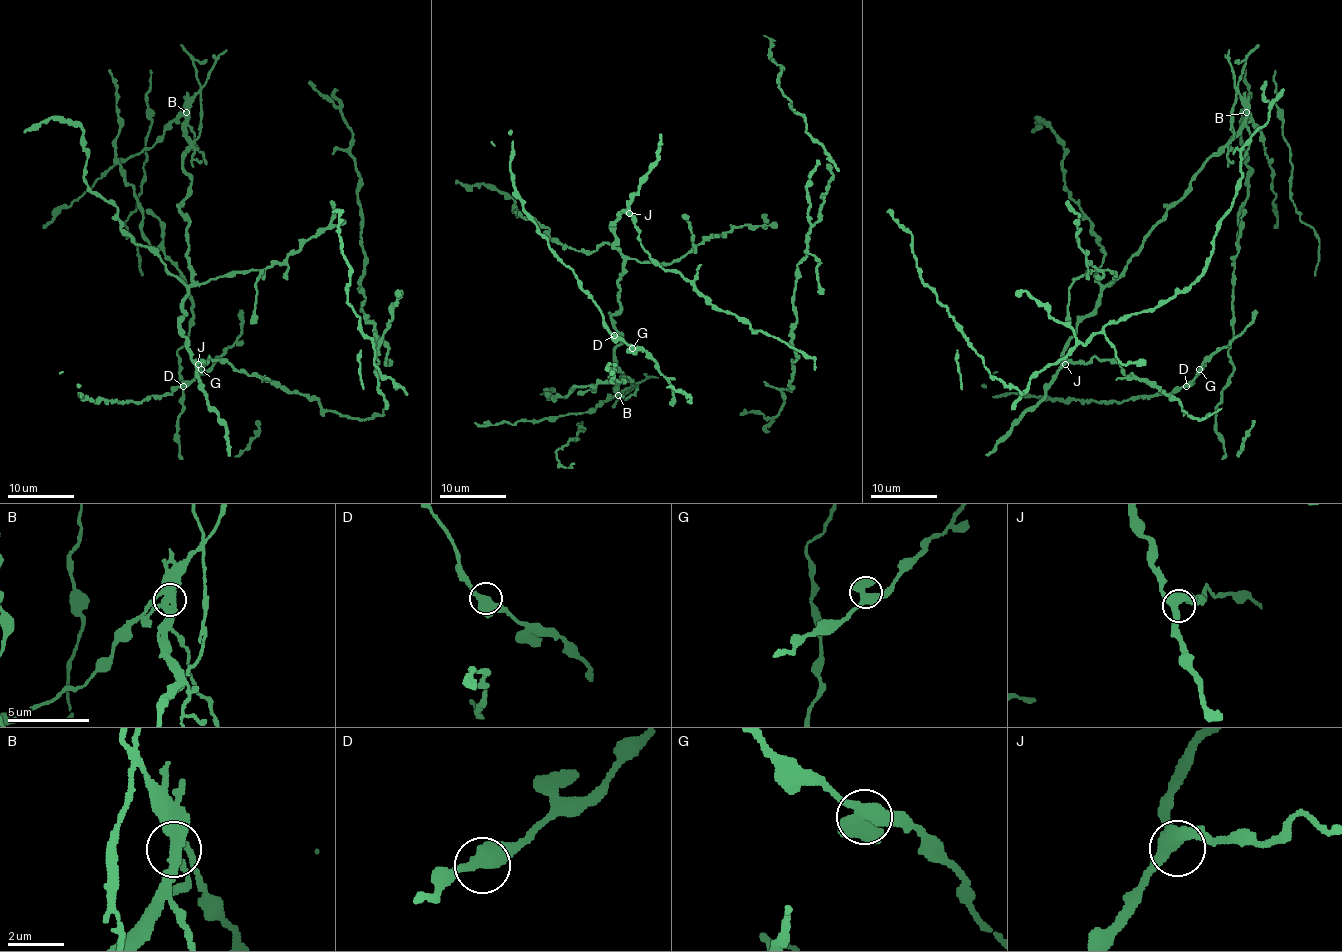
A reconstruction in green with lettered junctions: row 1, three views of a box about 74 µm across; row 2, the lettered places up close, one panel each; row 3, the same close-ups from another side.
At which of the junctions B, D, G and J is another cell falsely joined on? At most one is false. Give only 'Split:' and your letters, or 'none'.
Split: B

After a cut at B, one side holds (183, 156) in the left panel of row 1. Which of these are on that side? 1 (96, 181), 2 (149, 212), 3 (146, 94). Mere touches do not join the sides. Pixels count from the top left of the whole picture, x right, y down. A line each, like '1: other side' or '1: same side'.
1: other side
2: same side
3: other side

